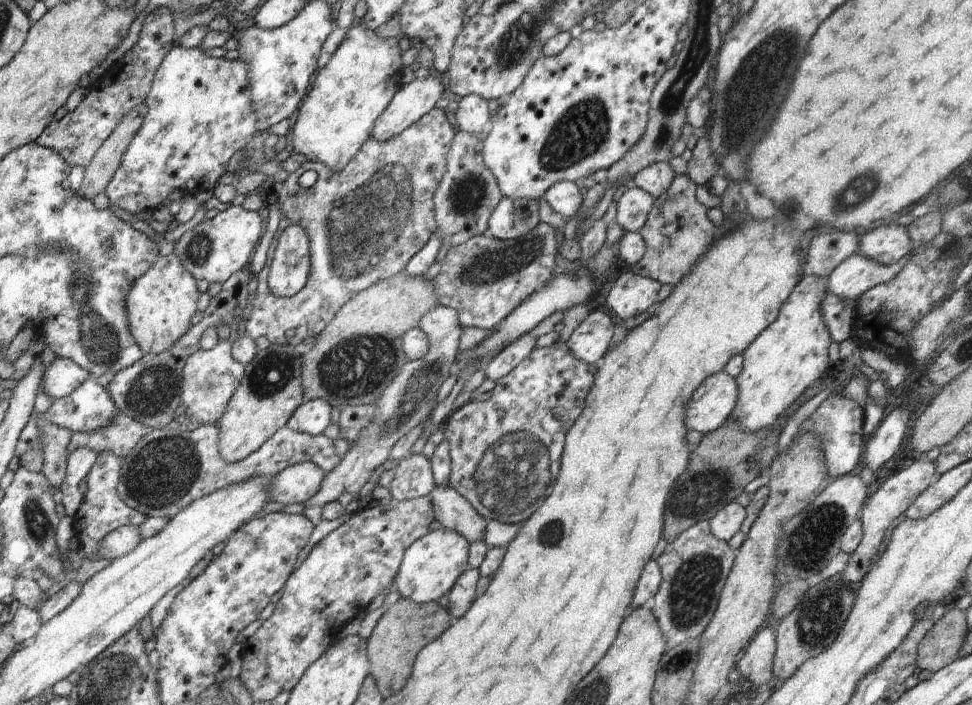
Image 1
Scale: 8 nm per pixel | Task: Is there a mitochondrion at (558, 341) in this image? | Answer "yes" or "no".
no

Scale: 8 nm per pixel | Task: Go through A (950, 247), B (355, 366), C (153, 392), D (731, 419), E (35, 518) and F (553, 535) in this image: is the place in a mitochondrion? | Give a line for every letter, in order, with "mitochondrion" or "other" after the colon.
A: other
B: mitochondrion
C: mitochondrion
D: other
E: mitochondrion
F: mitochondrion

